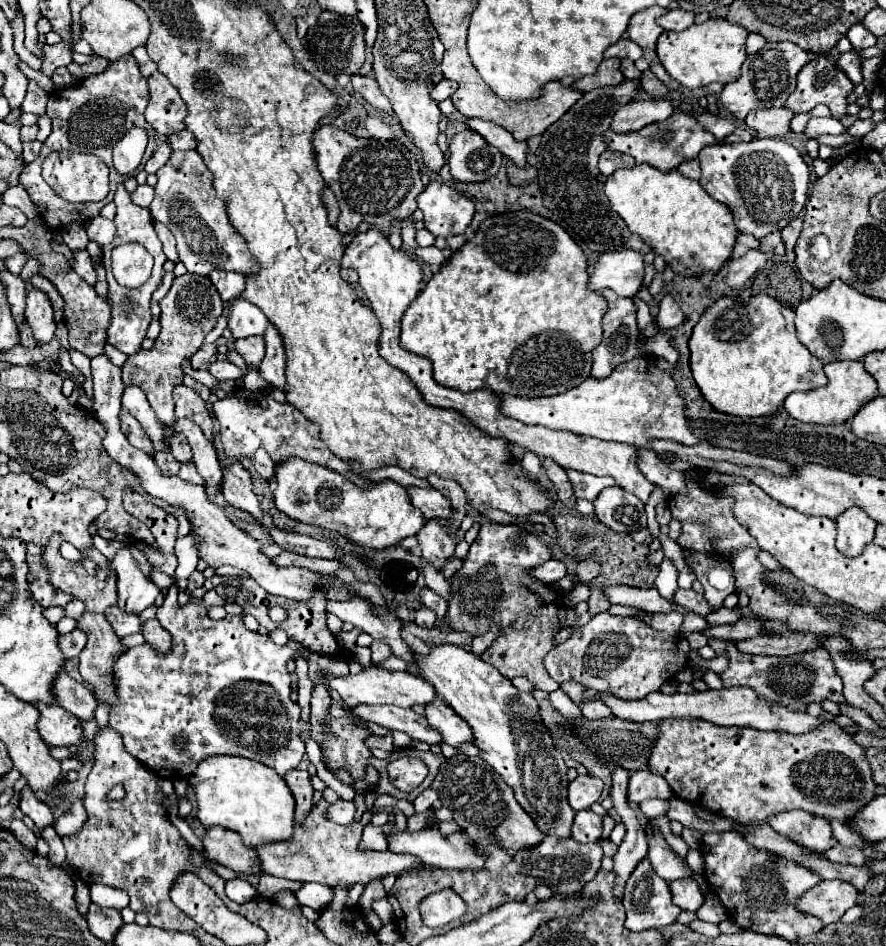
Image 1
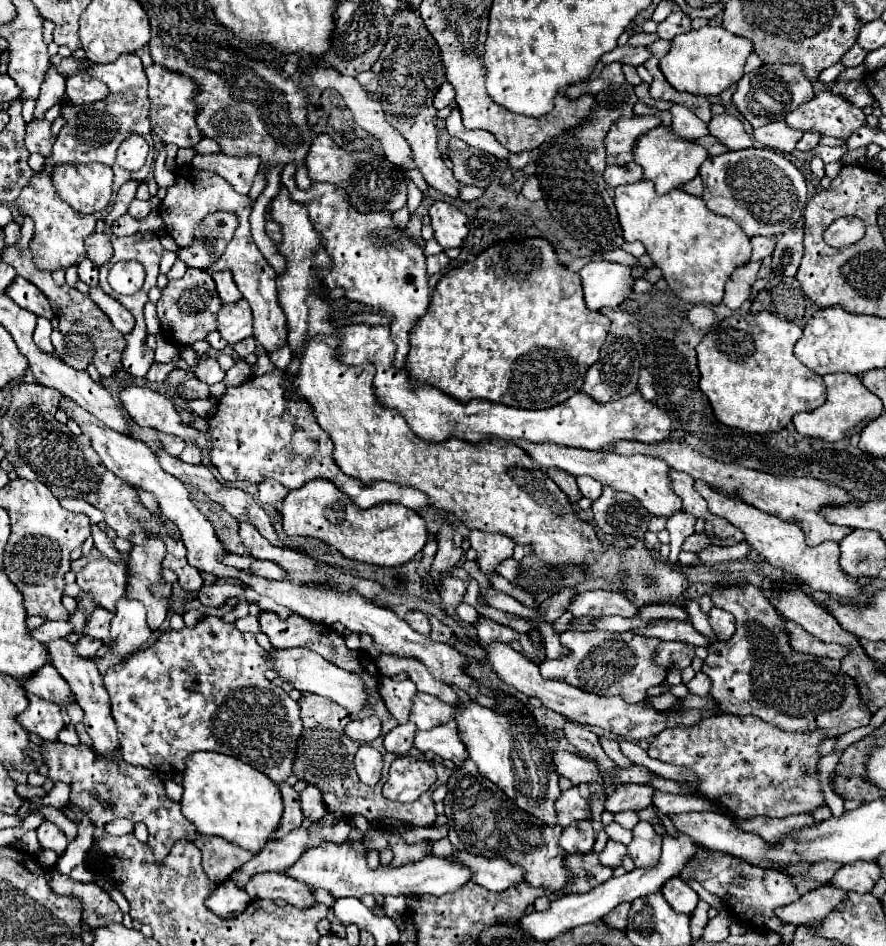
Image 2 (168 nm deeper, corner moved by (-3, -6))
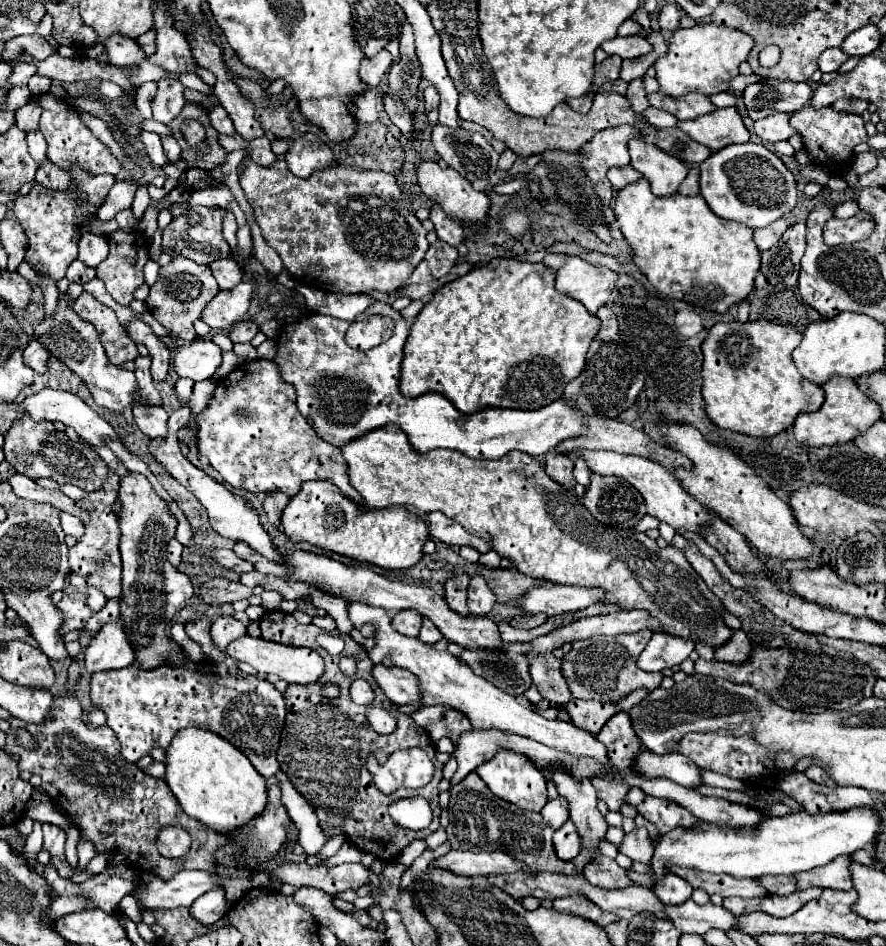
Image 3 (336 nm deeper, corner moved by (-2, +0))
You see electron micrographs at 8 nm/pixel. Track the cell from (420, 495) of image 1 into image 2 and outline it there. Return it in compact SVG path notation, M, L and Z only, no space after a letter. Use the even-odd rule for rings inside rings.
M278 369L270 375L250 377L240 387L228 387L224 397L220 399L216 413L210 417L210 461L218 467L222 479L226 481L254 481L260 483L266 477L272 477L286 485L288 489L298 489L304 483L322 477L332 481L338 489L346 491L346 495L360 507L368 509L376 503L400 503L408 509L422 511L428 509L422 491L390 485L386 481L376 481L374 485L362 485L362 481L354 481L354 477L346 477L334 463L330 451L332 441L324 433L324 429L314 421L310 407L304 401L290 403L284 393L290 389L292 381L286 379Z

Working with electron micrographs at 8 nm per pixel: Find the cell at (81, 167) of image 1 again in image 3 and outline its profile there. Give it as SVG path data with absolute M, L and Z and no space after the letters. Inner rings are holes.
M51 93L31 95L31 99L35 99L43 109L39 127L41 127L41 133L45 137L45 141L47 141L47 159L49 161L53 161L63 171L71 171L77 165L83 171L89 171L91 175L97 175L97 173L99 175L107 173L107 175L113 175L113 177L119 175L119 171L121 171L119 161L113 157L109 147L105 143L101 143L91 133L91 129L81 121L77 109L73 109L67 101L53 97Z

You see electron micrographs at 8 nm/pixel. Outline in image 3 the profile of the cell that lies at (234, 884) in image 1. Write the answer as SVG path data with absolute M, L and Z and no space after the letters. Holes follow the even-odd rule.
M215 887L197 899L189 907L189 913L193 913L193 919L197 919L199 923L213 925L227 913L227 907L229 907L229 903L227 903L223 891L219 887Z

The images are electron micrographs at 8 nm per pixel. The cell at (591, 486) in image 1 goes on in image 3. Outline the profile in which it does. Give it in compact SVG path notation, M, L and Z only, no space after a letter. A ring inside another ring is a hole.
M577 459L577 463L575 463L575 469L573 469L573 475L575 475L577 483L581 483L581 485L585 485L585 487L589 485L591 471L589 471L589 467L587 467L585 459Z

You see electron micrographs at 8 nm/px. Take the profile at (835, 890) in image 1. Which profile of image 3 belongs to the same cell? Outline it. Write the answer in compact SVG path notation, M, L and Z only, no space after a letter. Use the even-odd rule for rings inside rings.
M813 887L813 889L805 889L805 891L795 891L791 895L779 897L779 895L767 895L763 899L759 899L759 905L755 905L755 911L763 911L769 913L773 917L789 917L793 915L797 909L801 909L807 901L817 899L821 895L823 889Z

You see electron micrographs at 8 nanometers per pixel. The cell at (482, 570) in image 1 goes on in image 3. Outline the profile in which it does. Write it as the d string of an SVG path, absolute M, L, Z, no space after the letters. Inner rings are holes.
M433 511L427 515L429 519L429 535L431 539L437 539L437 541L443 541L447 545L471 545L475 547L479 553L485 553L489 551L489 543L485 543L481 537L475 537L471 533L467 533L457 521L445 517L443 513L439 511Z

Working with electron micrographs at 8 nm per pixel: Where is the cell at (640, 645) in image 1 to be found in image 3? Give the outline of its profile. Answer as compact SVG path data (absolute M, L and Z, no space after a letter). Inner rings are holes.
M639 631L629 635L615 637L591 637L585 641L575 641L573 649L563 657L563 677L569 683L569 689L575 699L597 699L597 701L619 701L627 697L635 689L653 691L659 687L663 675L647 673L637 667L637 657L647 647L651 639L651 631Z

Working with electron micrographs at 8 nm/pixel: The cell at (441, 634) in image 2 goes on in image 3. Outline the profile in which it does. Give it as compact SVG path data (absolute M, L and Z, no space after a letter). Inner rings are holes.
M423 619L423 627L421 627L421 633L419 633L419 639L423 641L423 643L437 643L439 639L443 639L443 635L441 635L441 631L433 625L433 621L429 621L429 619Z

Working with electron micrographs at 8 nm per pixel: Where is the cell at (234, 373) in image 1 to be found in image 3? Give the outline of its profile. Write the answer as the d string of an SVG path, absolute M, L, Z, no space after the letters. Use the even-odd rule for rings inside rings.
M197 337L191 343L177 347L173 355L173 365L179 377L205 381L221 365L221 349L211 339Z

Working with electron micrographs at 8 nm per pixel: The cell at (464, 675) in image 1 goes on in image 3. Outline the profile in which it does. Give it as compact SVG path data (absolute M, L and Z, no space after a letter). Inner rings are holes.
M499 751L491 761L479 765L475 773L485 781L485 785L493 791L493 795L499 795L499 799L505 799L507 803L513 803L521 807L523 811L541 811L547 803L547 783L543 773L523 755L517 755L513 751Z

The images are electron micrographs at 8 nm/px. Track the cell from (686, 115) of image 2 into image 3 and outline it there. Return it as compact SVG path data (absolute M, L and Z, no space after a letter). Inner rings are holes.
M647 107L643 111L643 117L647 119L647 123L651 123L657 129L665 129L665 127L675 127L677 125L677 119L671 113L667 113L663 109L655 109L655 107Z

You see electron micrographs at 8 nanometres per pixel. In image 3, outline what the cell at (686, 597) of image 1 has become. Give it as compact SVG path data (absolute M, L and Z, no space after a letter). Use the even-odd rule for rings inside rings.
M733 631L733 637L715 651L717 661L727 661L727 663L745 663L749 661L749 651L751 643L743 631Z

